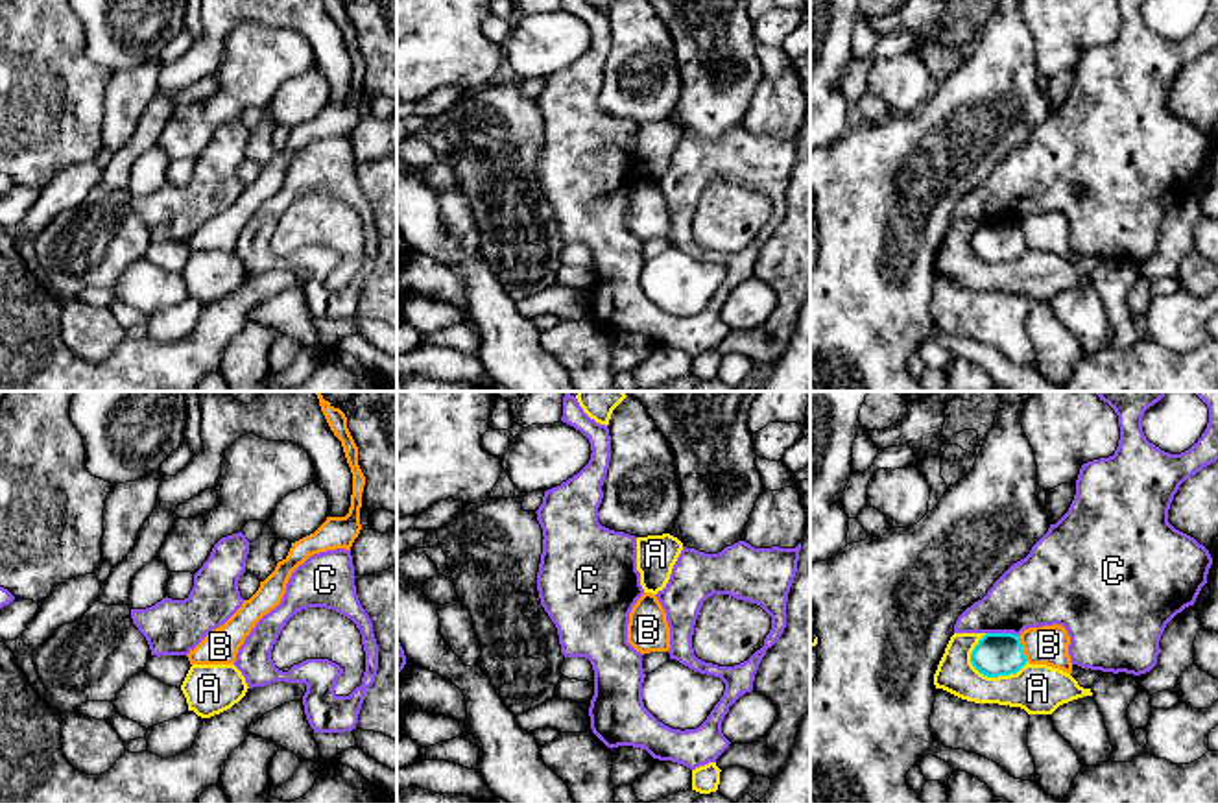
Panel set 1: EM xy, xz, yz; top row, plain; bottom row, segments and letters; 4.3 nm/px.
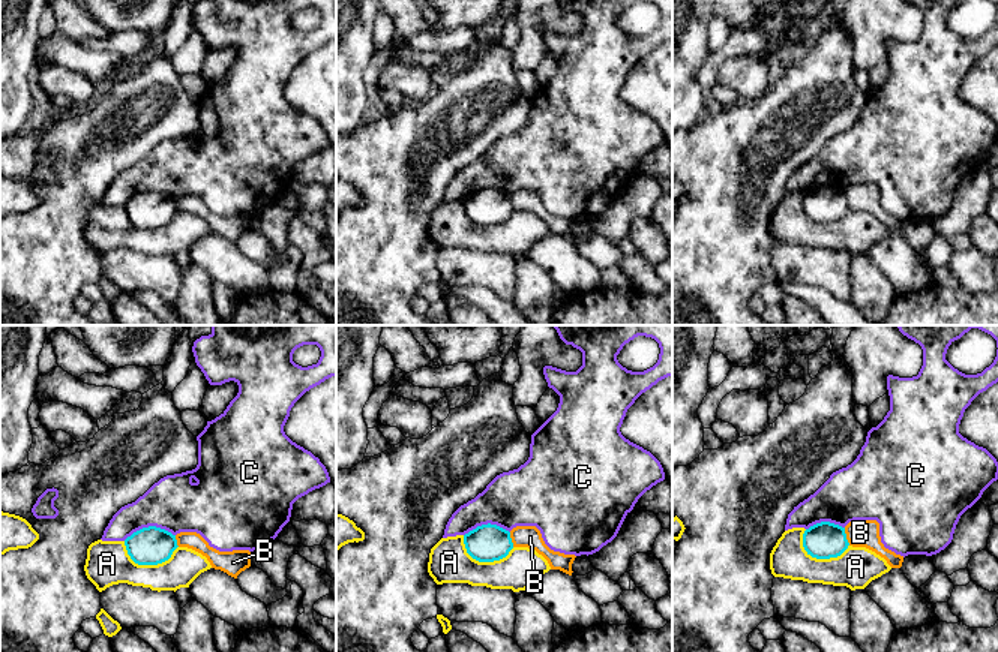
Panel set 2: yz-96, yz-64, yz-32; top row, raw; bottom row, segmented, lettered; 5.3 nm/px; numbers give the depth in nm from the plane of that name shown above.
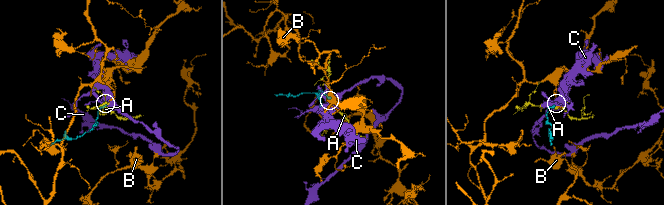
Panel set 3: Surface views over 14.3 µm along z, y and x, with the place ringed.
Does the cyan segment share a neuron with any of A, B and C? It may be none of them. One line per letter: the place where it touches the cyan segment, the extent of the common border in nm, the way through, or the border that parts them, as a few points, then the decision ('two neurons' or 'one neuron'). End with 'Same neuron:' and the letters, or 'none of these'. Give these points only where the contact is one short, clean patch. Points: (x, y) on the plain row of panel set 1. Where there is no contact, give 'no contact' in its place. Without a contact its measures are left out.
A: yz (995, 263) | 260 nm | two neurons
B: yz (1021, 235) | 130 nm | along yz (1017, 222), (1026, 248) | two neurons
C: yz (1003, 220) | 140 nm | two neurons
Same neuron: none of these

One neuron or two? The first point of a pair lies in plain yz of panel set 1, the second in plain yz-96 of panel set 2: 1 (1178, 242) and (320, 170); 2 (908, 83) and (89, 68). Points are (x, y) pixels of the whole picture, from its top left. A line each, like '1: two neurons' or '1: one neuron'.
1: two neurons
2: two neurons

